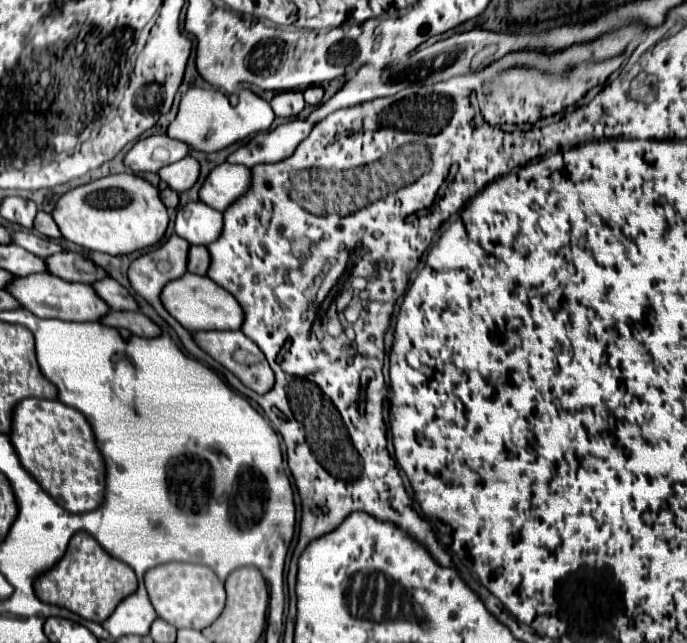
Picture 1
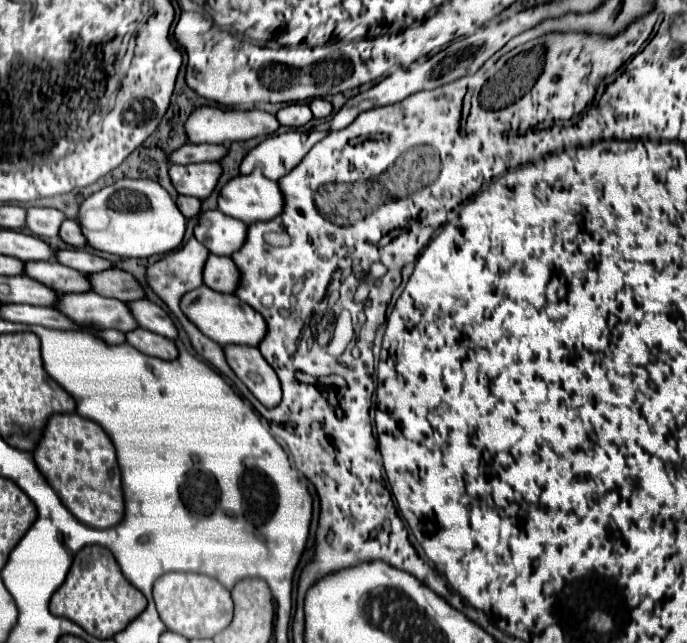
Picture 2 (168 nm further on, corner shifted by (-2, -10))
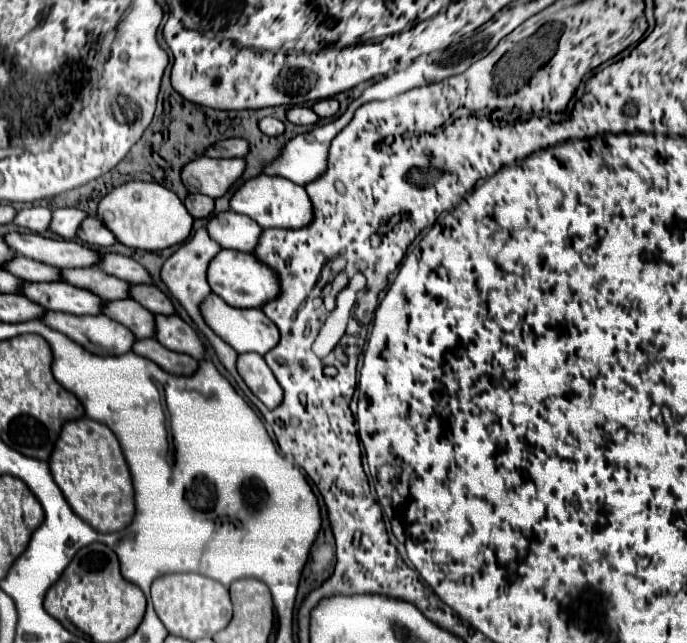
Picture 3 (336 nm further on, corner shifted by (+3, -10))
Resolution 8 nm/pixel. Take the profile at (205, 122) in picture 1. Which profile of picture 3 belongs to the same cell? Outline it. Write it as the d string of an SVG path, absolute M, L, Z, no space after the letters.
M263 118L263 120L259 122L259 128L261 128L261 132L265 132L267 136L279 136L279 134L285 132L285 124L283 124L281 120L277 120L277 118Z

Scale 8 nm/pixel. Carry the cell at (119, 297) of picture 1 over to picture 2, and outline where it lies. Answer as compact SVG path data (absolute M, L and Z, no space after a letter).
M134 300L134 302L126 302L134 320L138 322L138 326L156 332L160 336L166 338L176 338L176 326L170 320L170 316L156 304L148 302L148 300Z

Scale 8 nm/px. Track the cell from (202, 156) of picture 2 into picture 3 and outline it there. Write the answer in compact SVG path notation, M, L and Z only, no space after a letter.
M229 138L229 140L221 140L215 146L211 146L207 150L209 158L243 158L249 152L249 142L241 140L241 138Z

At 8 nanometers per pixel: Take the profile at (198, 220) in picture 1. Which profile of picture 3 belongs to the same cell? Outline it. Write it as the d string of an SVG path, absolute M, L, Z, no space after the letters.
M231 210L215 214L209 220L207 230L223 248L233 248L239 252L253 252L263 232L255 220Z

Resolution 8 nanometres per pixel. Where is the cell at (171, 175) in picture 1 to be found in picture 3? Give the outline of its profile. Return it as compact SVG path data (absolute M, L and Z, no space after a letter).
M197 158L183 168L183 182L191 194L205 194L211 198L225 196L227 190L245 172L245 158Z

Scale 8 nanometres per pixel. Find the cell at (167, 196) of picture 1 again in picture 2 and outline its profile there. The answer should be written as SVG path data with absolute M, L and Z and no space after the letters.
M178 196L176 198L176 204L180 208L180 212L186 216L186 218L192 218L200 212L200 200L198 198L190 198L190 196Z

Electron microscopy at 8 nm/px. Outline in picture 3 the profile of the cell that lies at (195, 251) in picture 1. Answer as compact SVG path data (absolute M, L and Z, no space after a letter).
M221 250L209 264L209 284L217 296L235 308L261 308L261 304L267 304L279 296L279 278L275 272L247 252Z

